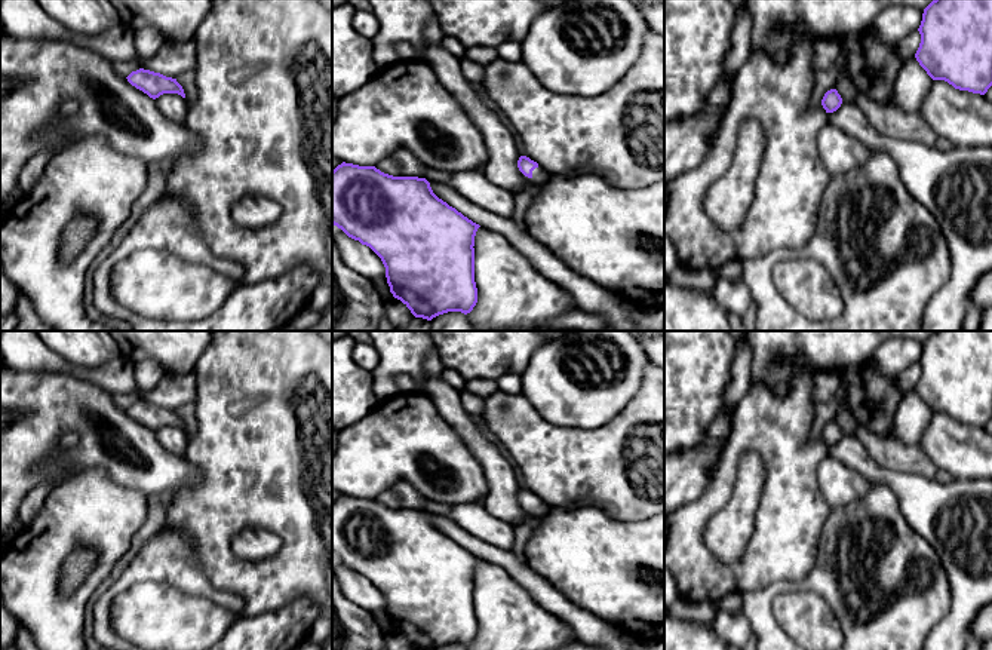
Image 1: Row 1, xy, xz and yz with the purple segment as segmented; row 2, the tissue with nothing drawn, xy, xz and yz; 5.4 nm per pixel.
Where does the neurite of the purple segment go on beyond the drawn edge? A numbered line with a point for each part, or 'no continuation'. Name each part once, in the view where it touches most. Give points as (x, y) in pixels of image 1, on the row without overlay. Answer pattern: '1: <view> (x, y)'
1: xz (539, 506)

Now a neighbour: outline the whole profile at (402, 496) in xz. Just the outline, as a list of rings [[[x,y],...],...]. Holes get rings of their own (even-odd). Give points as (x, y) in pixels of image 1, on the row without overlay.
[[[399,482],[375,497],[384,506],[393,509],[418,509],[424,511],[426,499],[409,484]]]

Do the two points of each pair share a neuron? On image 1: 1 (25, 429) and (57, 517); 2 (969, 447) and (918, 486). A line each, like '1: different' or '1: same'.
1: different
2: different

